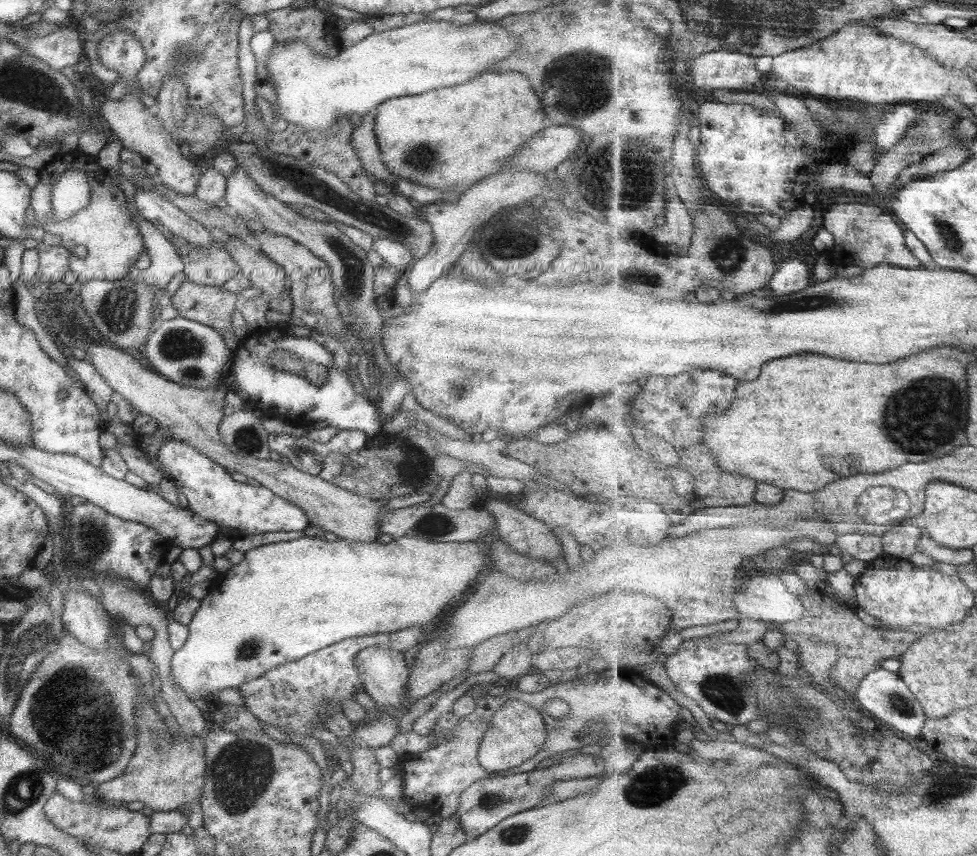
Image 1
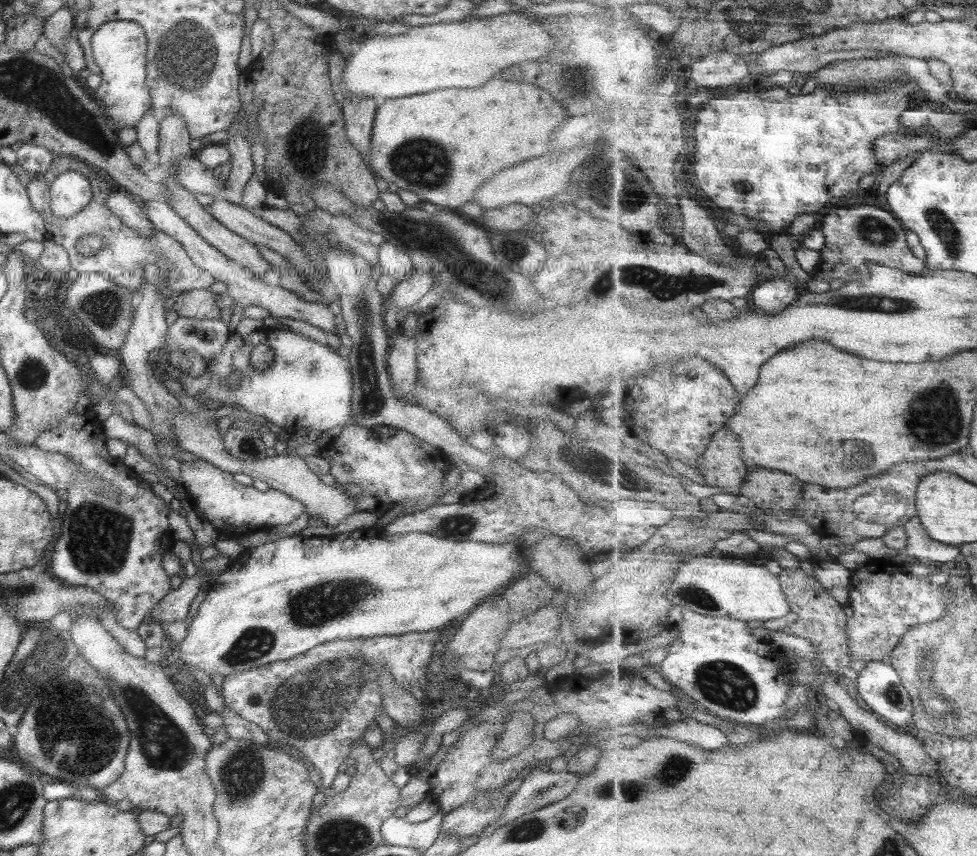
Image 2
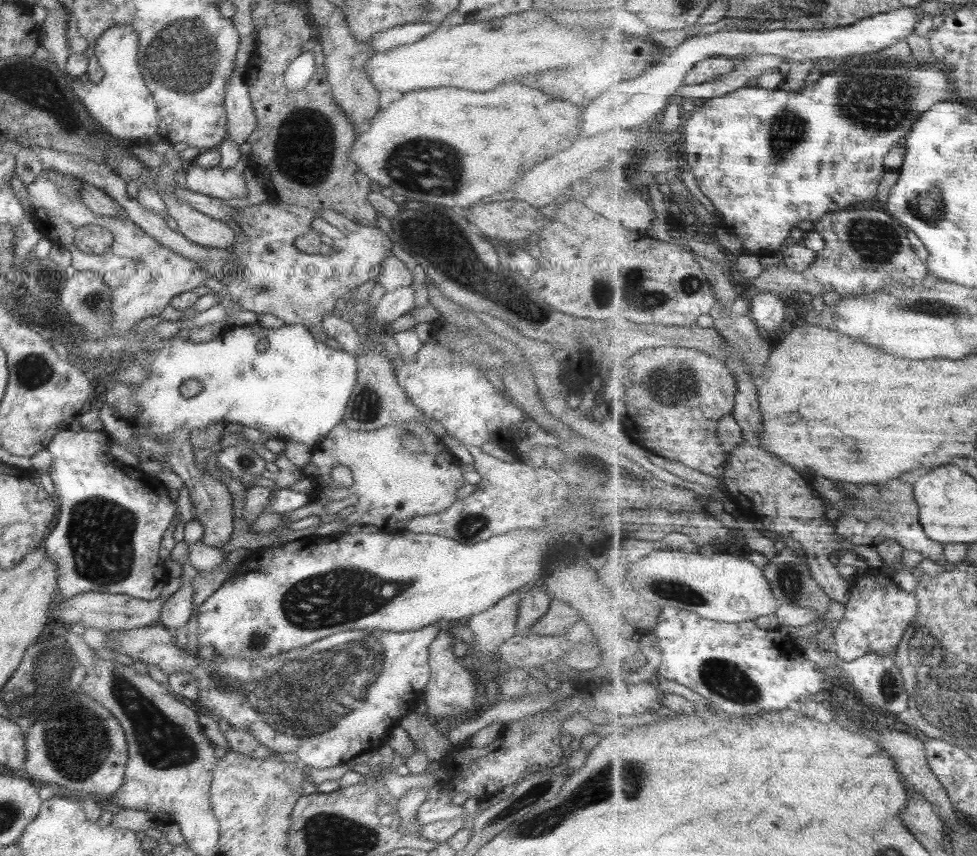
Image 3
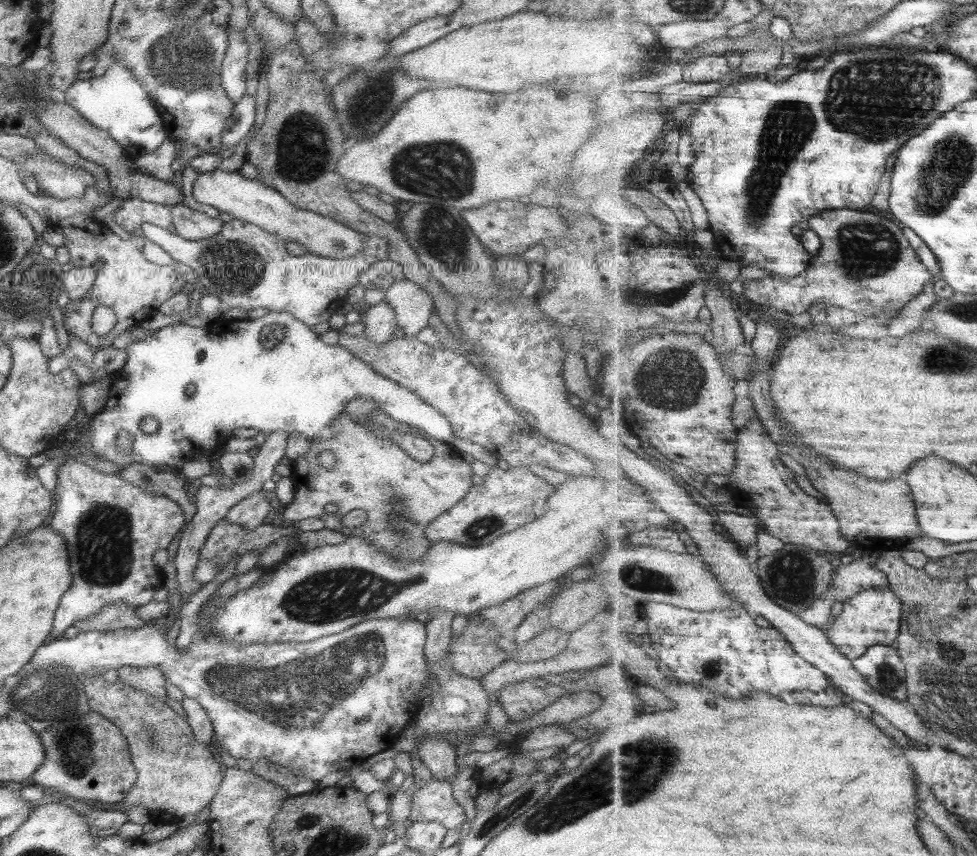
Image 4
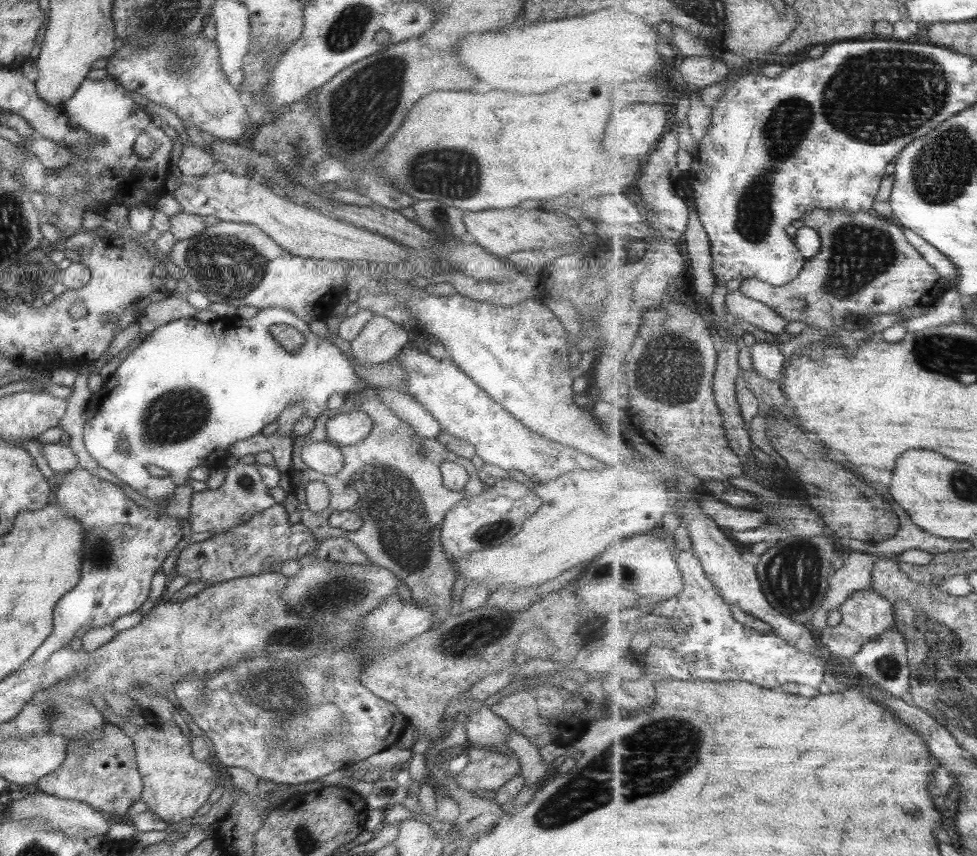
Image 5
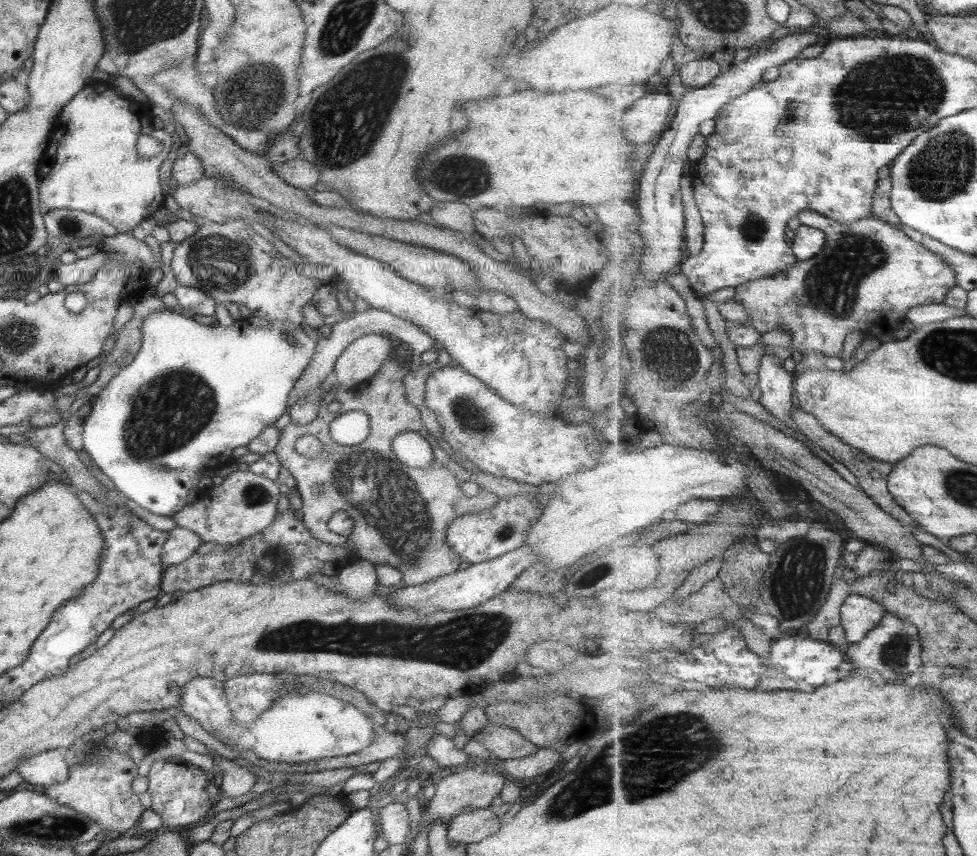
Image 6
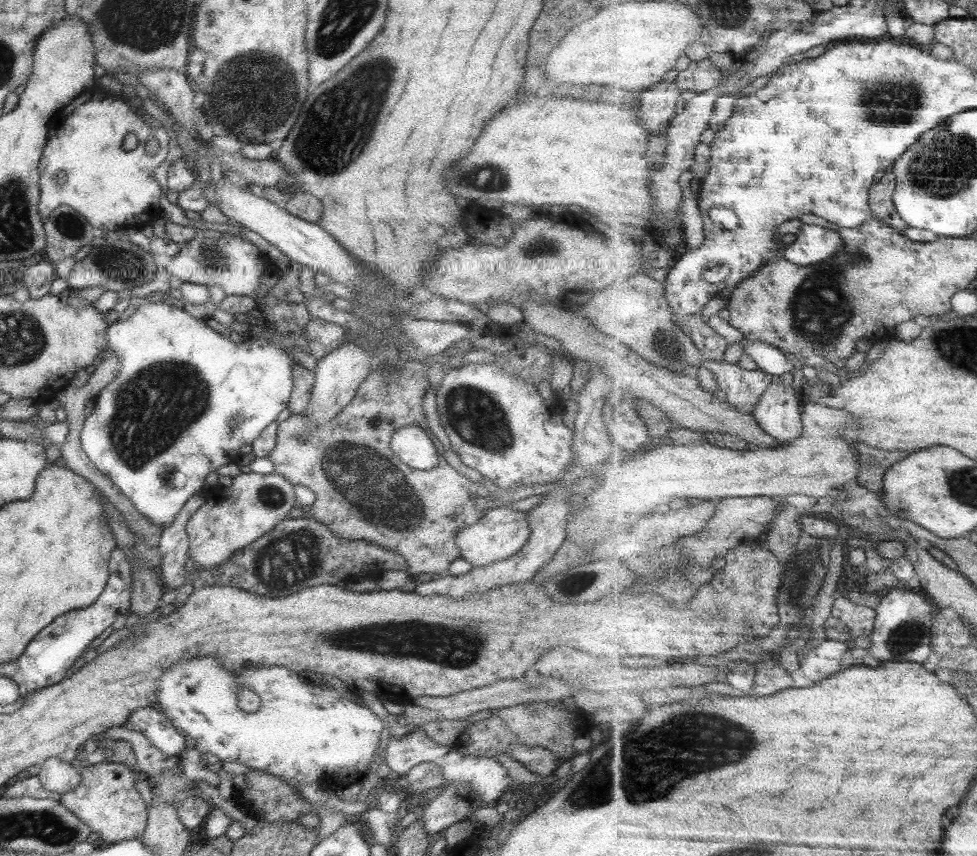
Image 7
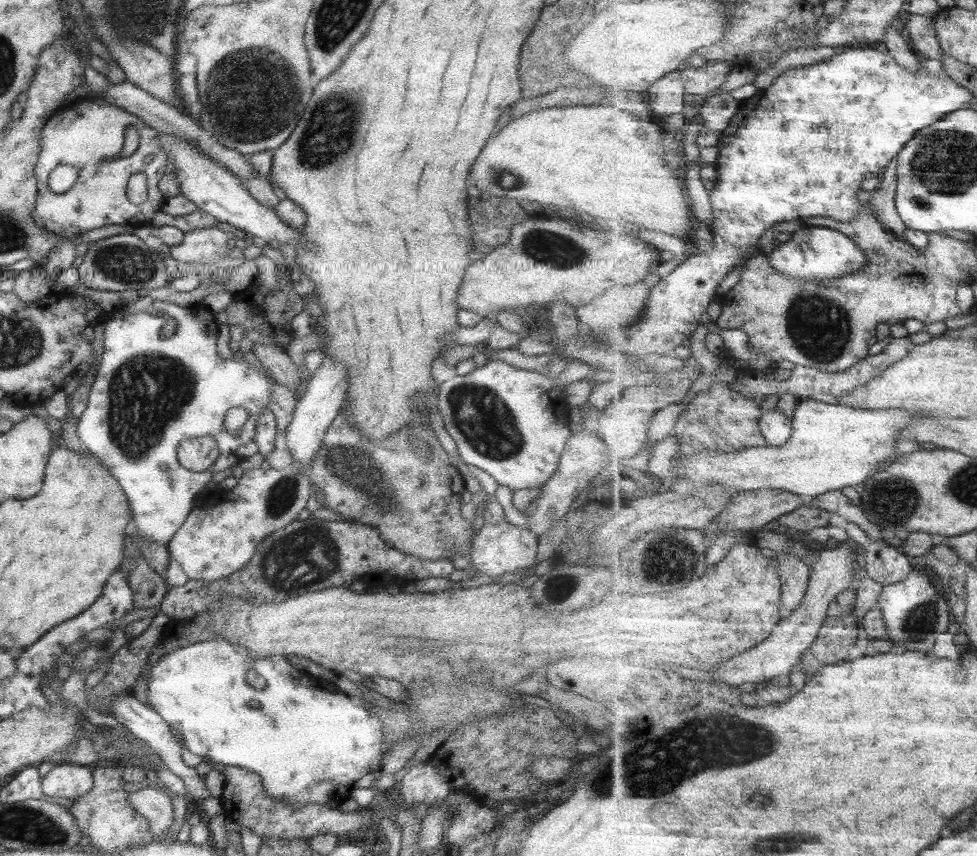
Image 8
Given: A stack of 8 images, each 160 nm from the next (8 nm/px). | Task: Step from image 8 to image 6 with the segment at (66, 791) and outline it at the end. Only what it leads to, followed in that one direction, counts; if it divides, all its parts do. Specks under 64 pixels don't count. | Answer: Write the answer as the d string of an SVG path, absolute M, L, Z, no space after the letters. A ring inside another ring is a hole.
M62 750L41 752L16 766L15 772L27 784L40 787L59 784L68 775L68 766L63 760Z

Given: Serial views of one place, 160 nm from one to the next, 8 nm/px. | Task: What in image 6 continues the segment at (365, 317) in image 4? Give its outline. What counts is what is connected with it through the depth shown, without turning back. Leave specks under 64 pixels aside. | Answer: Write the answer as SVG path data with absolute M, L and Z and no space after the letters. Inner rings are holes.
M364 334L353 340L335 359L325 386L345 392L370 379L387 357L393 357L392 338Z

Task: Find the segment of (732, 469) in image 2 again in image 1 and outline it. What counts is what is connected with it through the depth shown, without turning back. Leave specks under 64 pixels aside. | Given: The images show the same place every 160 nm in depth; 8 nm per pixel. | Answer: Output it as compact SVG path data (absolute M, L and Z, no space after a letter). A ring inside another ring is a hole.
M704 442L683 448L678 453L678 467L686 470L693 476L695 479L695 484L693 484L695 496L704 503L713 506L740 507L755 501L757 482L753 478L745 478L745 476L741 476L739 473L732 473L722 469L716 461L716 456Z

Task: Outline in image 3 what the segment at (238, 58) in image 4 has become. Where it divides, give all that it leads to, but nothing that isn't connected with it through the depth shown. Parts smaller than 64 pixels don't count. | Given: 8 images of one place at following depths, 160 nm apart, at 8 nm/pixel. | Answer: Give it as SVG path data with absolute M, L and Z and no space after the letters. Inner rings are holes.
M235 67L225 85L223 108L226 116L226 136L237 146L246 142L246 138L255 126L255 115L248 95L248 84L244 81L244 67Z

